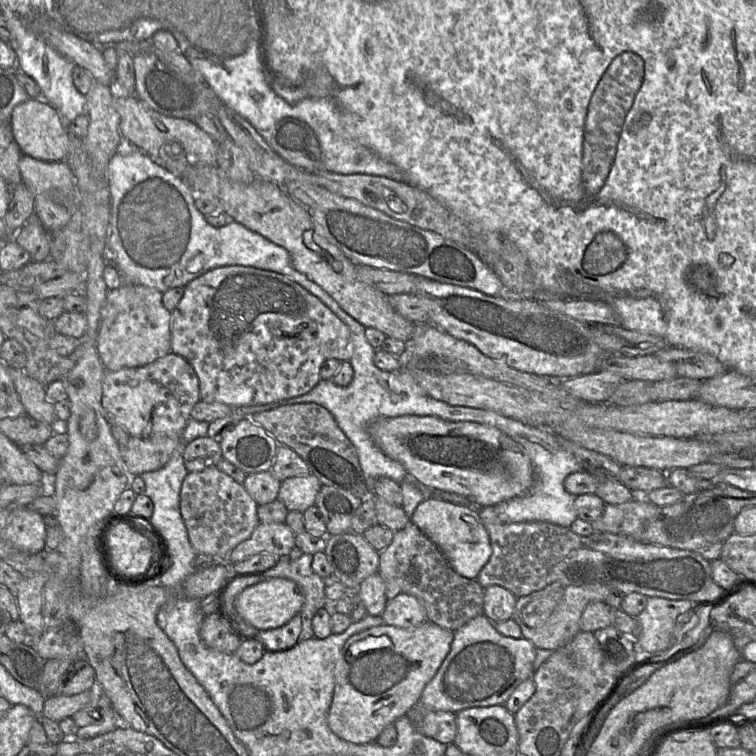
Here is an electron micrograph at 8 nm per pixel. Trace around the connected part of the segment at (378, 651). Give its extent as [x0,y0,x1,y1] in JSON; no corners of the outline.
[328,622,454,743]

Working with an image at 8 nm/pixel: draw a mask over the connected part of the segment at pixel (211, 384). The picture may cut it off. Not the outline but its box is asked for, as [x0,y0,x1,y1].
[171,265,351,407]

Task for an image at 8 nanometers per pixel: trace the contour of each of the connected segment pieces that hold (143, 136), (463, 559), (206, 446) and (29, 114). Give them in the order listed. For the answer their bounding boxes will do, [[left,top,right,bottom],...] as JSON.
[[114,92,217,175],[411,496,492,579],[183,436,221,472],[11,98,69,162]]

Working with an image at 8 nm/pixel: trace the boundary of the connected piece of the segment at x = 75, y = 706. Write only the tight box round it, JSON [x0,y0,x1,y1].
[41,690,93,722]

